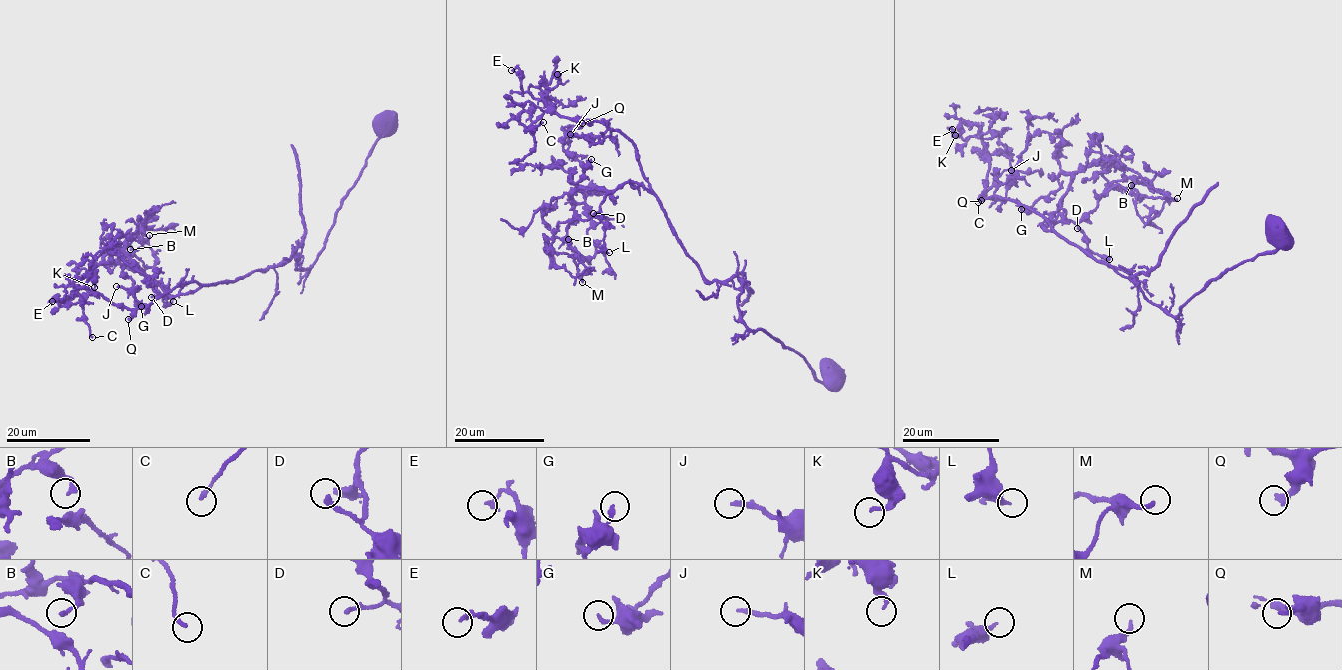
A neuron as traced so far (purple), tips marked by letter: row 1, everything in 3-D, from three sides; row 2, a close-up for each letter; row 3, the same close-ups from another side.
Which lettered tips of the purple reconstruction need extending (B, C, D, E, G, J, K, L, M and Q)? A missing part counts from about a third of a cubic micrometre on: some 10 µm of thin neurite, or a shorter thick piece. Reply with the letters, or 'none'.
C, D, J

